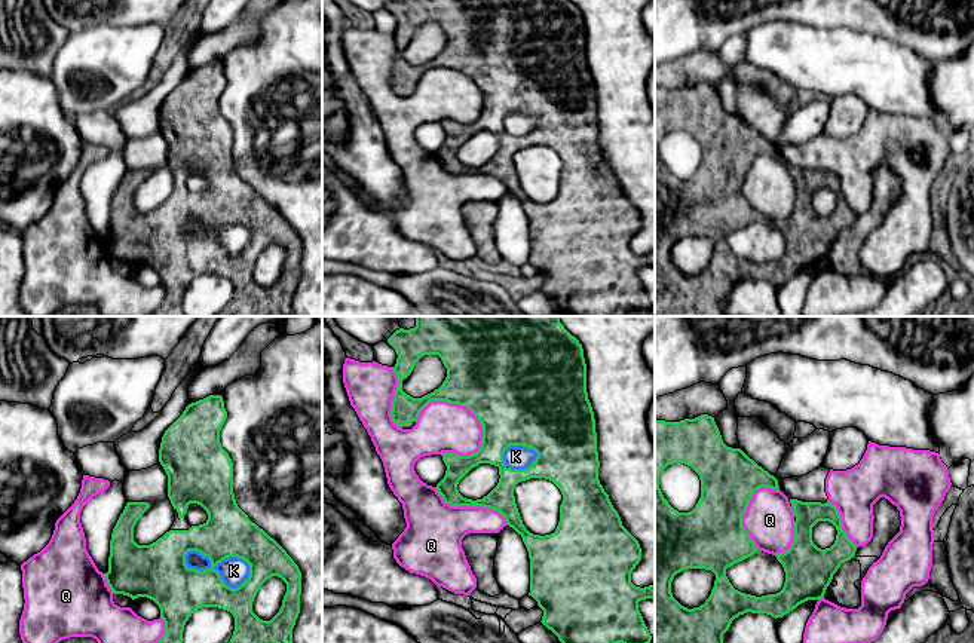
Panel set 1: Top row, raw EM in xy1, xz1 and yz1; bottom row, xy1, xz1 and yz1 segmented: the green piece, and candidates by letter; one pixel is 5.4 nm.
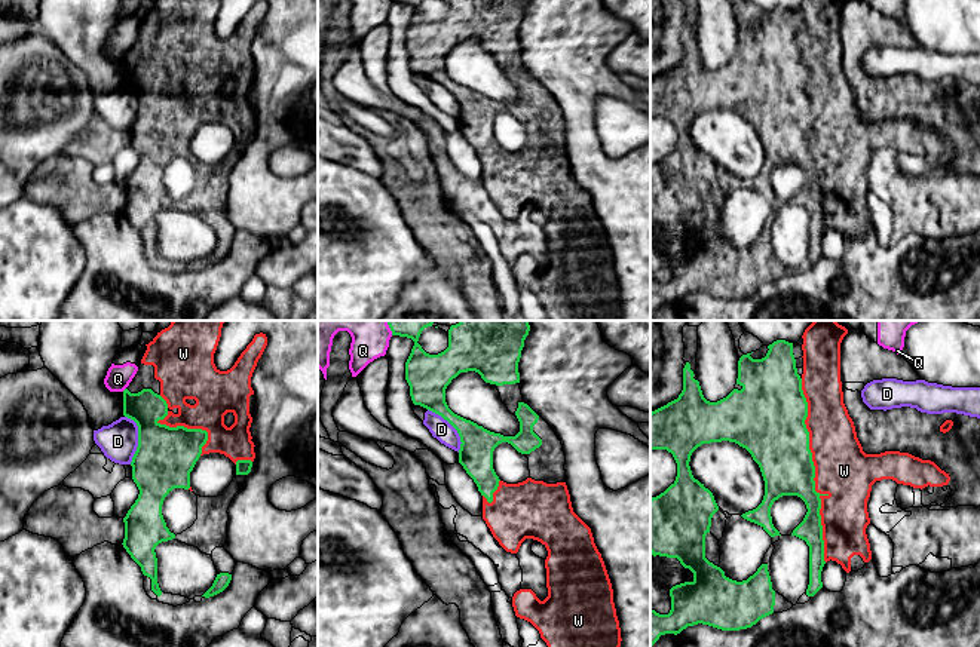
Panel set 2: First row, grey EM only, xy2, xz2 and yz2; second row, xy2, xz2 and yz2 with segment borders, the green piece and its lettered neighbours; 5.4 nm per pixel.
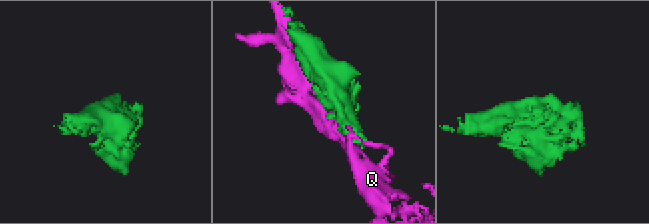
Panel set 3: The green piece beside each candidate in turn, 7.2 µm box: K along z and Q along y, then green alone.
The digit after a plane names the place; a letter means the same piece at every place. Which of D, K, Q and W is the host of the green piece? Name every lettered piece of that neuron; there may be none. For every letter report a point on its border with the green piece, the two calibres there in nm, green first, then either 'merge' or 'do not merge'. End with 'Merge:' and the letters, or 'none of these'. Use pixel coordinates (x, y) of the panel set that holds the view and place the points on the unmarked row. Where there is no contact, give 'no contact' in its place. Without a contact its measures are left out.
D: xy2 (138, 106) | 320/200 nm | do not merge
K: xy1 (217, 239) | 280/150 nm | do not merge
Q: xz1 (461, 72) | 460/280 nm | do not merge
W: yz2 (814, 138) | 340/300 nm | merge
Merge: W

